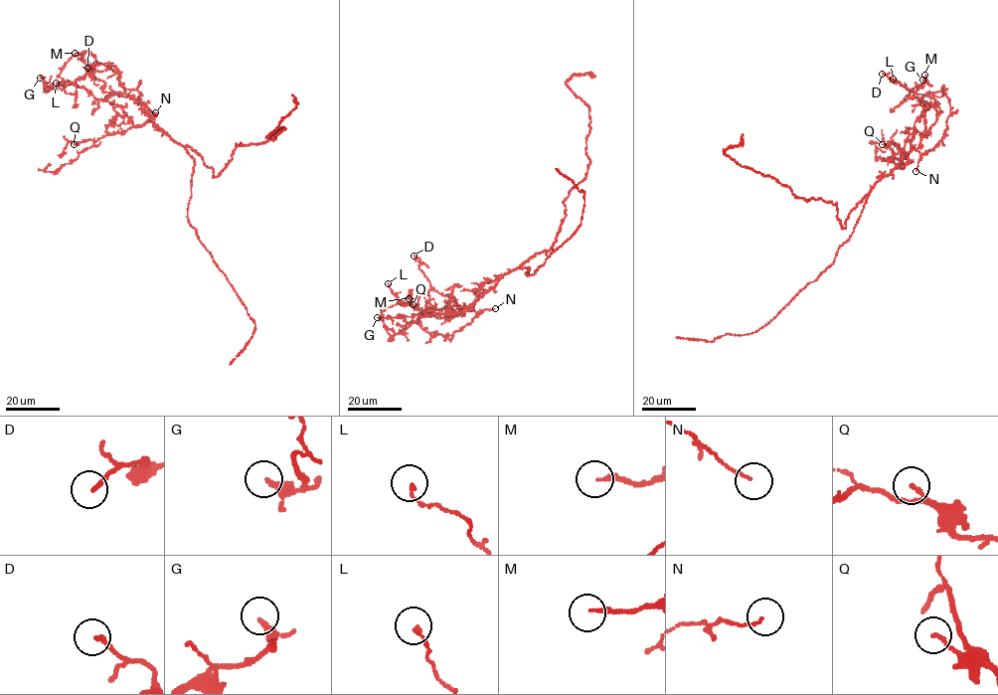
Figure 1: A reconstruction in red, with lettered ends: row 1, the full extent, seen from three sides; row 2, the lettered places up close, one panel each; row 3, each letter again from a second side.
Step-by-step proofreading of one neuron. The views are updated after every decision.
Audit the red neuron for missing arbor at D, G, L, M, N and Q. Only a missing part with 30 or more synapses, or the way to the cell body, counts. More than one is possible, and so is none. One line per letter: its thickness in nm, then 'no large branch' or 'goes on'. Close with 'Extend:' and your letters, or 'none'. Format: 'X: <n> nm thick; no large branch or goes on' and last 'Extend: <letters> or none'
D: 160 nm thick; no large branch
G: 190 nm thick; no large branch
L: 120 nm thick; no large branch
M: 160 nm thick; no large branch
N: 100 nm thick; no large branch
Q: 160 nm thick; no large branch
Extend: none

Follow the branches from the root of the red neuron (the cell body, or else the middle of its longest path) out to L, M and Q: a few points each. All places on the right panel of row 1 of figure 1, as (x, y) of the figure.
L: (859, 202), (891, 174), (903, 155), (918, 147), (936, 121), (932, 103), (913, 97), (914, 92), (893, 79)
M: (859, 202), (877, 182), (891, 174), (903, 155), (918, 146), (925, 118), (922, 100), (915, 91), (924, 75)
Q: (859, 202), (883, 177), (897, 166), (904, 165), (892, 149), (882, 144)

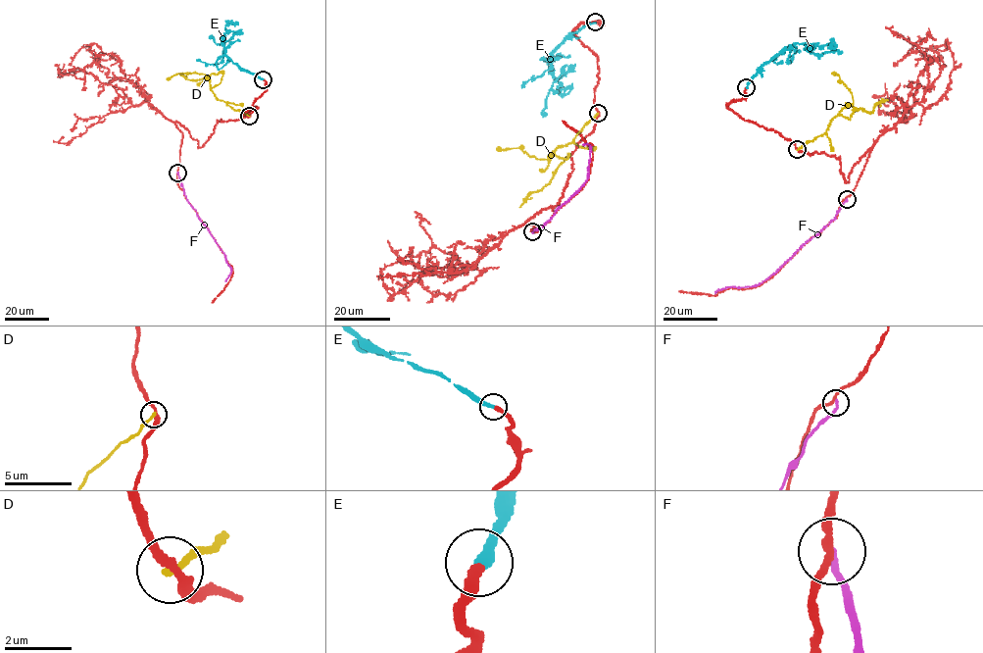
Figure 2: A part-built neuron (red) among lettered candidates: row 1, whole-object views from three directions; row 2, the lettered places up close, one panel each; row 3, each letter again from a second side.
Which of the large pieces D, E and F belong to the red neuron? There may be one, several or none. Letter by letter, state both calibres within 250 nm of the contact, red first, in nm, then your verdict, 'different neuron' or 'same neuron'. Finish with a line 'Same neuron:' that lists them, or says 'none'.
D: calibres 320 and 240 nm; different neuron
E: calibres 320 and 320 nm; same neuron
F: calibres 200 and 200 nm; different neuron
Same neuron: E

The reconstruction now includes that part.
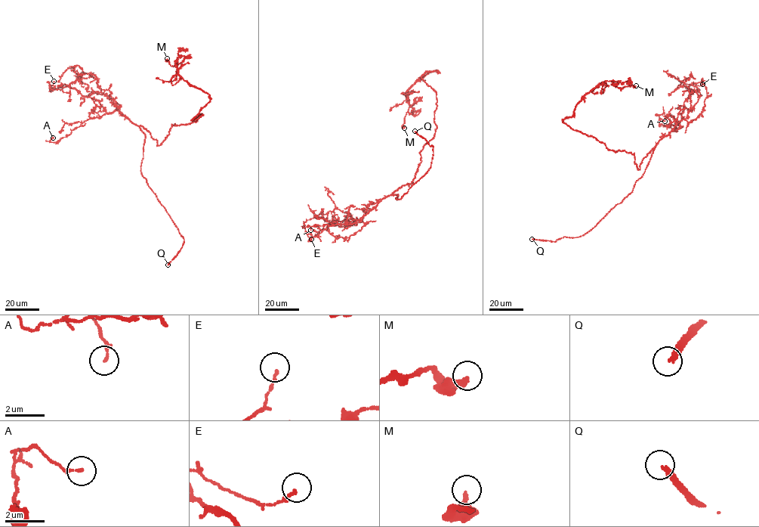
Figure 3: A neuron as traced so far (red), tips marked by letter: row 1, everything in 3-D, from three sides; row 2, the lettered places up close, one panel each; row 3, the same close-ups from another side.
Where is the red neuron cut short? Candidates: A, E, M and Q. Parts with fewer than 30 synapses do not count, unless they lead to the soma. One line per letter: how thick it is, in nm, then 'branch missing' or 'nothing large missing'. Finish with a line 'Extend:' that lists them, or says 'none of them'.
A: calibre 130 nm; nothing large missing
E: calibre 130 nm; nothing large missing
M: calibre 200 nm; nothing large missing
Q: calibre 260 nm; branch missing
Extend: Q

